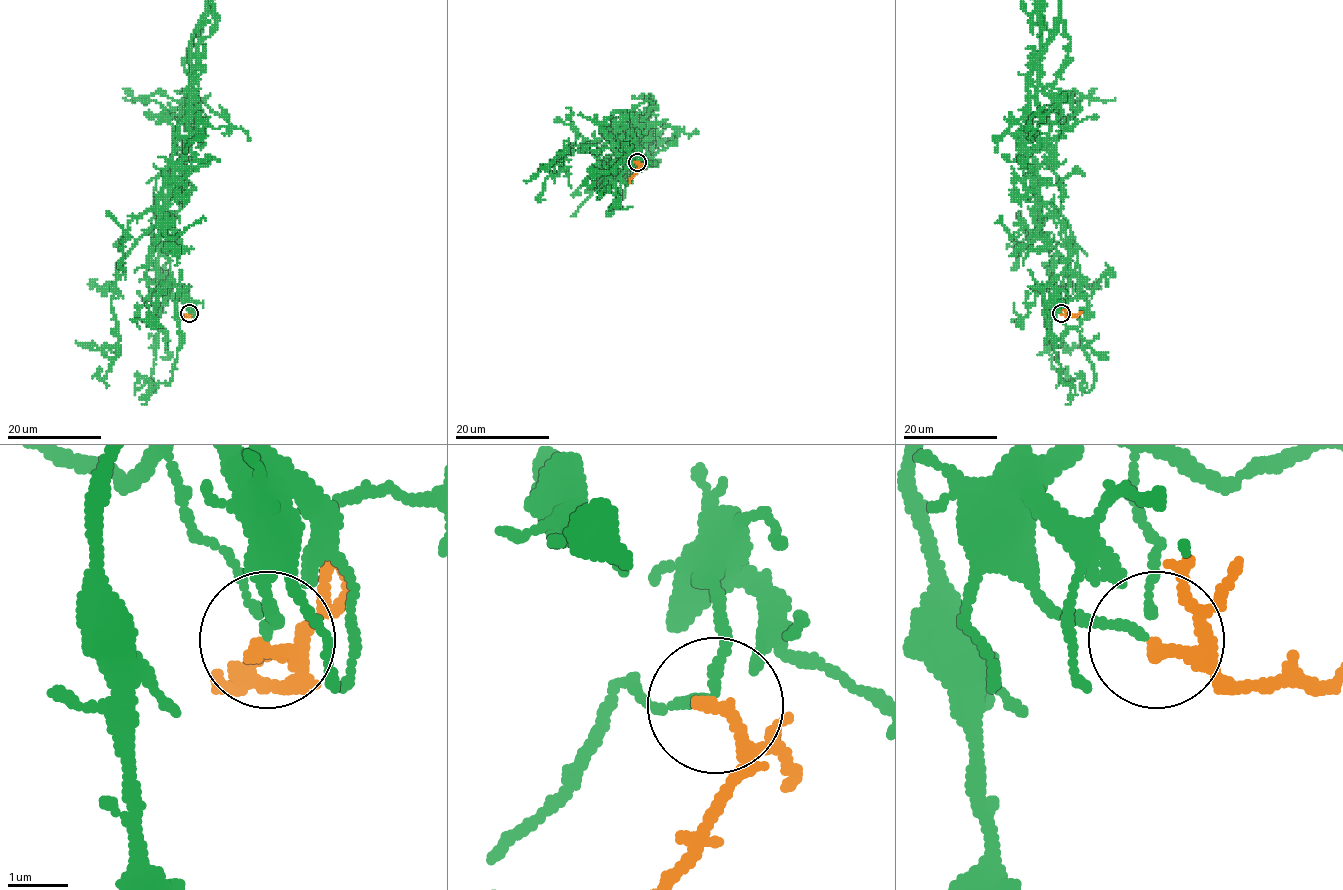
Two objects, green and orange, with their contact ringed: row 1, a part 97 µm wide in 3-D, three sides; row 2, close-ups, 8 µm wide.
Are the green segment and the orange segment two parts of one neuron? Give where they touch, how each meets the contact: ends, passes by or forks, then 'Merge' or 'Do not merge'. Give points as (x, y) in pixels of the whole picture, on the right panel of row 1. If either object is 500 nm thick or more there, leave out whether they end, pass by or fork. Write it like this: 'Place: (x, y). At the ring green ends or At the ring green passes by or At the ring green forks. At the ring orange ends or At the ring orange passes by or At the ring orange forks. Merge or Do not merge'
Place: (1061, 313). At the ring green passes by. At the ring orange passes by. Merge

